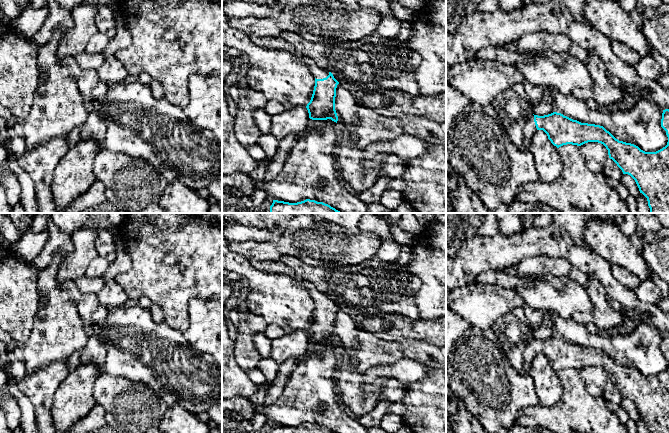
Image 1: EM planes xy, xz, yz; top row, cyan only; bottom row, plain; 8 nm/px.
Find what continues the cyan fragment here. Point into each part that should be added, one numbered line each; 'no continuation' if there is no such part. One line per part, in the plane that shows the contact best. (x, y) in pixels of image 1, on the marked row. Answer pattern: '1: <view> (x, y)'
1: xz (319, 73)

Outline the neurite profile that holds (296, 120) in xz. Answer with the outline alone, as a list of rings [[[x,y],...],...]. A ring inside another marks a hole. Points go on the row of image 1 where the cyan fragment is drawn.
[[[304,106],[285,109],[280,114],[272,116],[270,133],[278,141],[288,134],[295,134],[298,138],[308,129],[309,120],[308,110]]]

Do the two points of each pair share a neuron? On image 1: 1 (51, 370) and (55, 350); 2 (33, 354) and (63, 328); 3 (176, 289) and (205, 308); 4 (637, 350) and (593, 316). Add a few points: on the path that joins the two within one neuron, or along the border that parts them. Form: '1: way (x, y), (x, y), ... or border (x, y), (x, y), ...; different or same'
1: border (64, 359), (42, 365), (33, 373); different
2: way (40, 349), (56, 334); same
3: border (211, 299), (193, 297), (188, 304), (188, 321); different
4: border (617, 330), (599, 333); different

